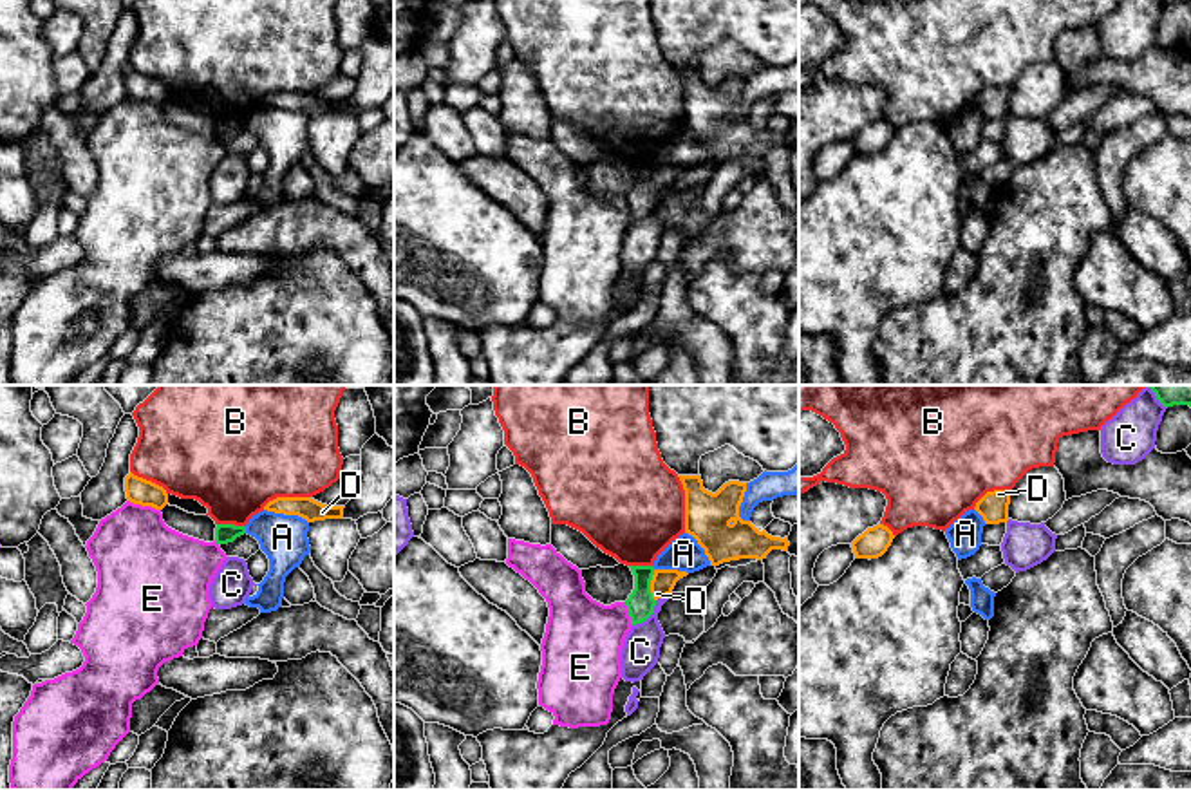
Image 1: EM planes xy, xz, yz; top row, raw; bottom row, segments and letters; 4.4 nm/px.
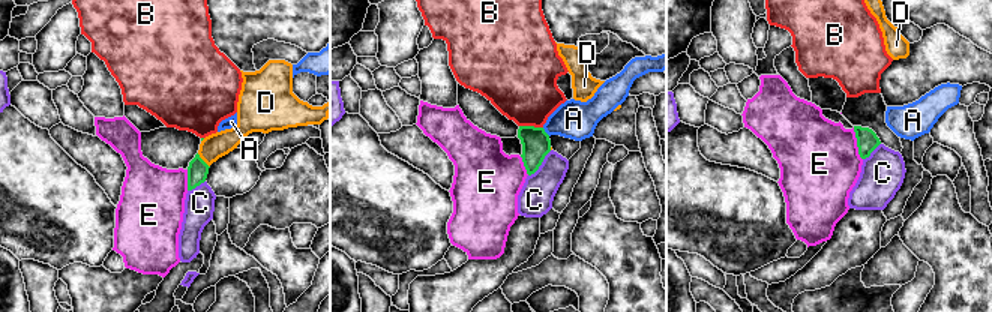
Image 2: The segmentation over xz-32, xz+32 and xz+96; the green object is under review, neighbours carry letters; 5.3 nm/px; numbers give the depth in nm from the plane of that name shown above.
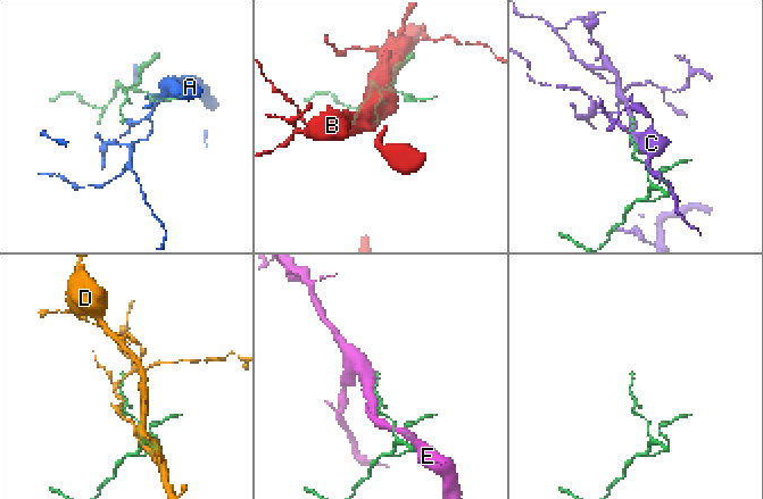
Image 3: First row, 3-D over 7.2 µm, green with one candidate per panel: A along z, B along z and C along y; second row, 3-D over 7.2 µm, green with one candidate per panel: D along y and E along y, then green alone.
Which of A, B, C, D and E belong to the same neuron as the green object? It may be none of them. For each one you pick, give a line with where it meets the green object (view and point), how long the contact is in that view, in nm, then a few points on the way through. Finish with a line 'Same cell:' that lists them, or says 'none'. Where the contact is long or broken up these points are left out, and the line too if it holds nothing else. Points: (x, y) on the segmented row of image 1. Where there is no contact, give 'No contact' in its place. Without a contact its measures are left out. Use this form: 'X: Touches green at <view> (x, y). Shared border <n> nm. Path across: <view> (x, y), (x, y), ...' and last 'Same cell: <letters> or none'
Same cell: none

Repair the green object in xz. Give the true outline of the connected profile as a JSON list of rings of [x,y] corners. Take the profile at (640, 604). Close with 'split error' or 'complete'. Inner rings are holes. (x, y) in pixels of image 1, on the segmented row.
[[[629,566],[633,575],[634,575],[634,589],[625,600],[629,616],[631,616],[631,625],[645,622],[652,613],[656,600],[652,598],[651,593],[651,580],[654,575],[652,566]]]; complete

